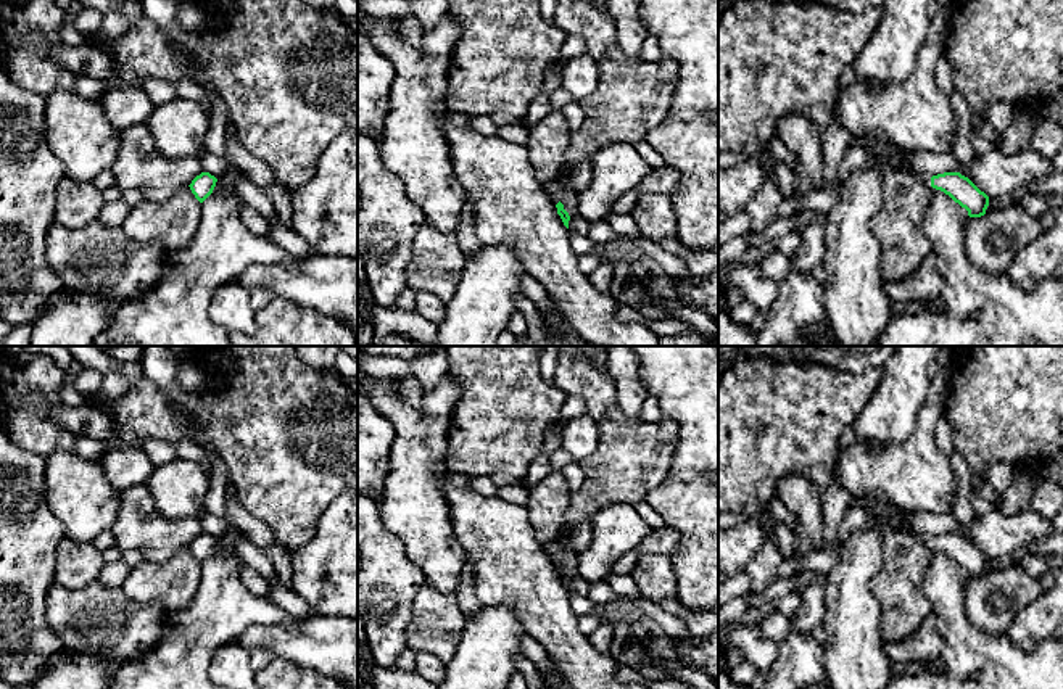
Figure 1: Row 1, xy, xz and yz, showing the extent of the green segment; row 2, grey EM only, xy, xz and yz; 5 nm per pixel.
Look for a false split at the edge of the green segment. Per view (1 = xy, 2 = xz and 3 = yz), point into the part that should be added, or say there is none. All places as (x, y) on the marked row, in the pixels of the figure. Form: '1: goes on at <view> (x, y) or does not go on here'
1: does not go on here
2: does not go on here
3: does not go on here

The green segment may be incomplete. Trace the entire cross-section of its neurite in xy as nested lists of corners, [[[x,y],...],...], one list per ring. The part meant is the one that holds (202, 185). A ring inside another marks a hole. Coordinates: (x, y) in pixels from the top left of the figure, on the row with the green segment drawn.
[[[201,172],[188,185],[195,198],[203,203],[214,190],[217,179],[209,172]]]

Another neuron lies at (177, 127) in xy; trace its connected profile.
[[[176,97],[155,108],[147,119],[155,148],[171,159],[200,155],[209,129],[208,109],[192,100]]]

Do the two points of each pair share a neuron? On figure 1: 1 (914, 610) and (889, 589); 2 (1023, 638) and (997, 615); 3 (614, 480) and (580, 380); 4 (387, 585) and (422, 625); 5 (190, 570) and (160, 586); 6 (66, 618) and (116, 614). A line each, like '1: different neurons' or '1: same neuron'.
1: same neuron
2: different neurons
3: same neuron
4: different neurons
5: same neuron
6: same neuron

